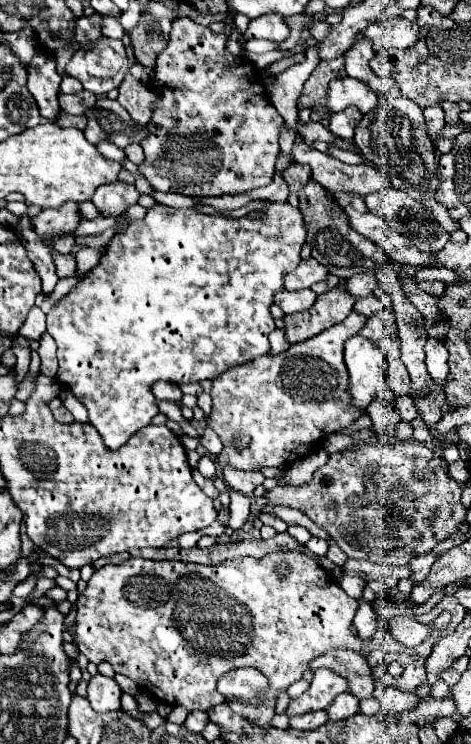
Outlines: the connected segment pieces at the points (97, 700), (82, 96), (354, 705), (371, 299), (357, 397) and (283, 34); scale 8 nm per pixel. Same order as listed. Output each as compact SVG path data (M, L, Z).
M96 673L88 681L88 701L94 711L116 711L120 709L120 687L112 677Z
M80 91L74 95L60 93L60 107L68 115L86 115L96 105L96 95L90 91Z
M342 693L334 699L334 703L326 709L332 721L340 721L340 719L348 719L356 713L360 713L360 701L356 699L356 695L350 693Z
M374 293L366 295L366 297L360 297L356 301L356 305L354 305L354 311L360 313L360 315L364 315L364 317L368 317L372 313L378 313L381 309L383 309L382 304L378 301L378 297Z
M354 335L346 341L344 363L350 373L352 403L366 409L376 389L386 379L386 353L376 341Z
M262 15L258 19L252 19L246 33L244 33L244 39L250 41L250 39L268 39L268 41L274 41L274 43L280 43L288 37L288 27L284 23L284 17L280 15Z

